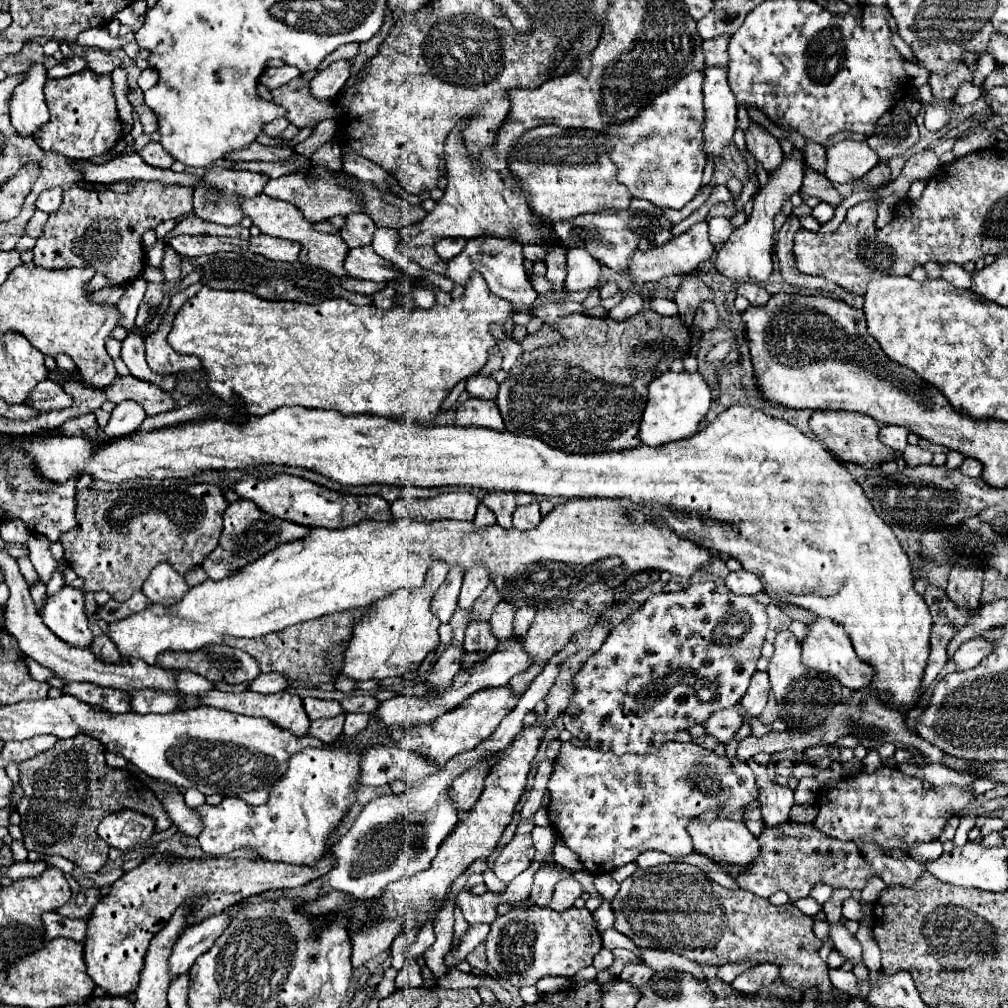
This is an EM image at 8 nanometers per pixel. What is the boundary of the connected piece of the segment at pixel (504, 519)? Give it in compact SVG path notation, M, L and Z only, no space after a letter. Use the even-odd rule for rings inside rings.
M490 492L482 496L482 504L496 514L502 528L512 528L512 514L516 510L516 498L512 492Z

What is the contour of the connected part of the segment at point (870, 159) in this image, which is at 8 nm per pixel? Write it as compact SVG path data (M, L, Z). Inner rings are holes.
M842 140L840 144L830 146L826 152L826 176L832 184L858 180L880 162L878 154L866 142L856 140Z

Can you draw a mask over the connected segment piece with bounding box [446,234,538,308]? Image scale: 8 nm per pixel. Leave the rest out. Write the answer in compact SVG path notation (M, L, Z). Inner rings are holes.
M480 234L478 238L470 238L466 242L466 248L448 262L448 270L446 276L456 282L456 284L466 284L474 272L480 272L482 278L486 280L488 288L514 304L514 308L532 308L536 302L536 290L532 288L528 274L522 266L524 262L524 254L522 254L522 246L514 236L496 236L496 234Z

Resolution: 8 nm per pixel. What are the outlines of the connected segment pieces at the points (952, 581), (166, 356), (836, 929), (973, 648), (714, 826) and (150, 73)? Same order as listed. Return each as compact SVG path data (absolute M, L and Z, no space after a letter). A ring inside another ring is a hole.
M960 564L952 566L946 594L956 606L968 608L968 610L978 608L980 592L982 592L982 570L980 568L962 568Z
M194 284L194 286L188 286L186 290L176 292L172 296L172 300L170 300L170 306L164 312L164 318L162 318L158 330L150 332L146 336L146 362L148 362L148 366L154 372L160 372L160 374L166 374L166 372L168 374L178 374L178 372L184 372L184 370L200 370L202 368L200 358L178 354L166 342L166 336L168 336L168 332L172 328L176 312L182 308L182 304L186 300L194 298L200 288L202 288L202 284Z
M836 924L830 928L830 936L834 940L834 946L840 950L840 954L850 960L850 962L856 962L856 964L862 964L864 958L862 958L862 946L860 942L856 940L856 936L852 936L844 924Z
M986 638L968 640L954 654L956 668L958 670L970 670L970 668L978 666L980 660L986 658L990 652L992 652L992 642L990 640L986 640Z
M728 818L714 820L710 824L690 822L688 824L688 834L692 836L694 850L698 854L708 856L716 864L720 864L726 870L726 874L730 874L732 878L736 878L740 872L746 872L754 864L754 860L756 860L756 856L760 852L758 840L752 836L752 832L746 828L744 822L734 822L734 820L728 820Z
M146 68L146 70L140 74L140 78L138 78L138 86L140 86L142 92L148 90L148 88L152 88L156 82L158 82L158 72L156 72L154 68Z

